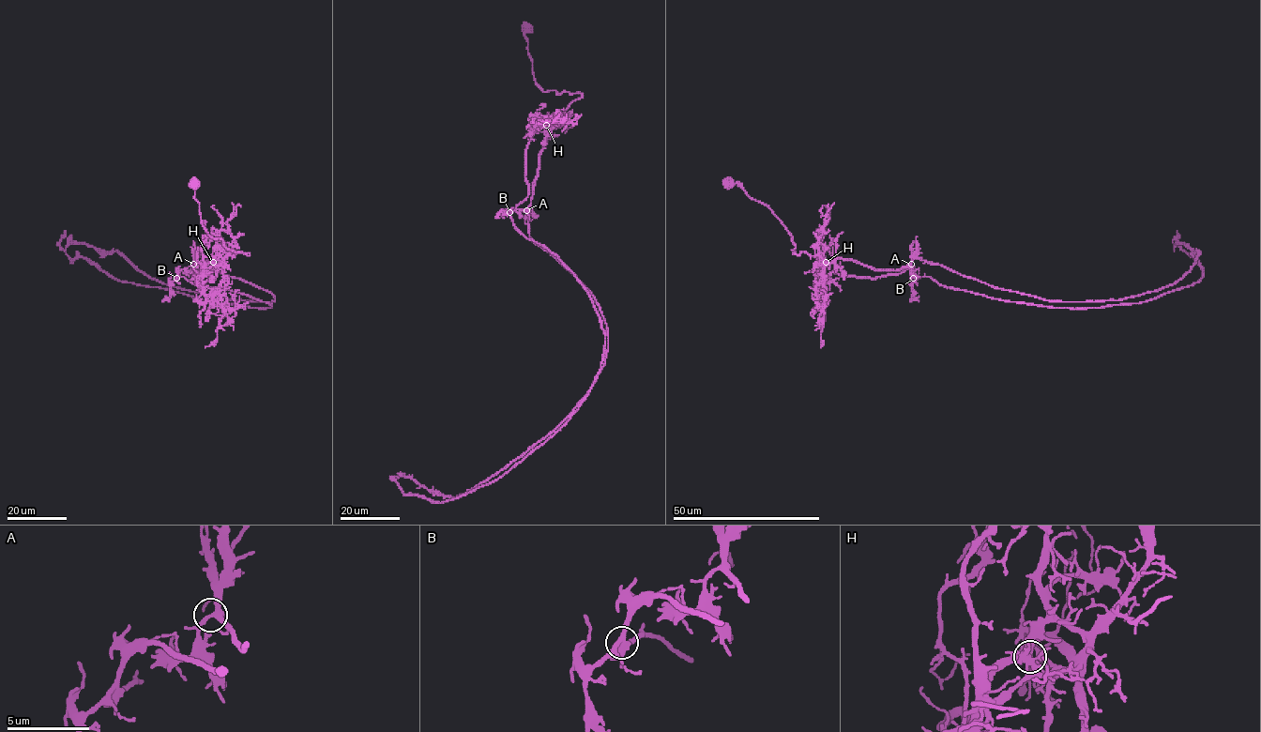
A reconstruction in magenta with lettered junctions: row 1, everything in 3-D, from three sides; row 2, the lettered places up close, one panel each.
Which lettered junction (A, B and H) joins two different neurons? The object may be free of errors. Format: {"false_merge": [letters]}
{"false_merge": ["H"]}

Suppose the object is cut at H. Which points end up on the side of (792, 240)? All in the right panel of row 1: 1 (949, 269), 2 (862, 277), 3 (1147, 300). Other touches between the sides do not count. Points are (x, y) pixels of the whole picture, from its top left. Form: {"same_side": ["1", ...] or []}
{"same_side": ["1"]}

